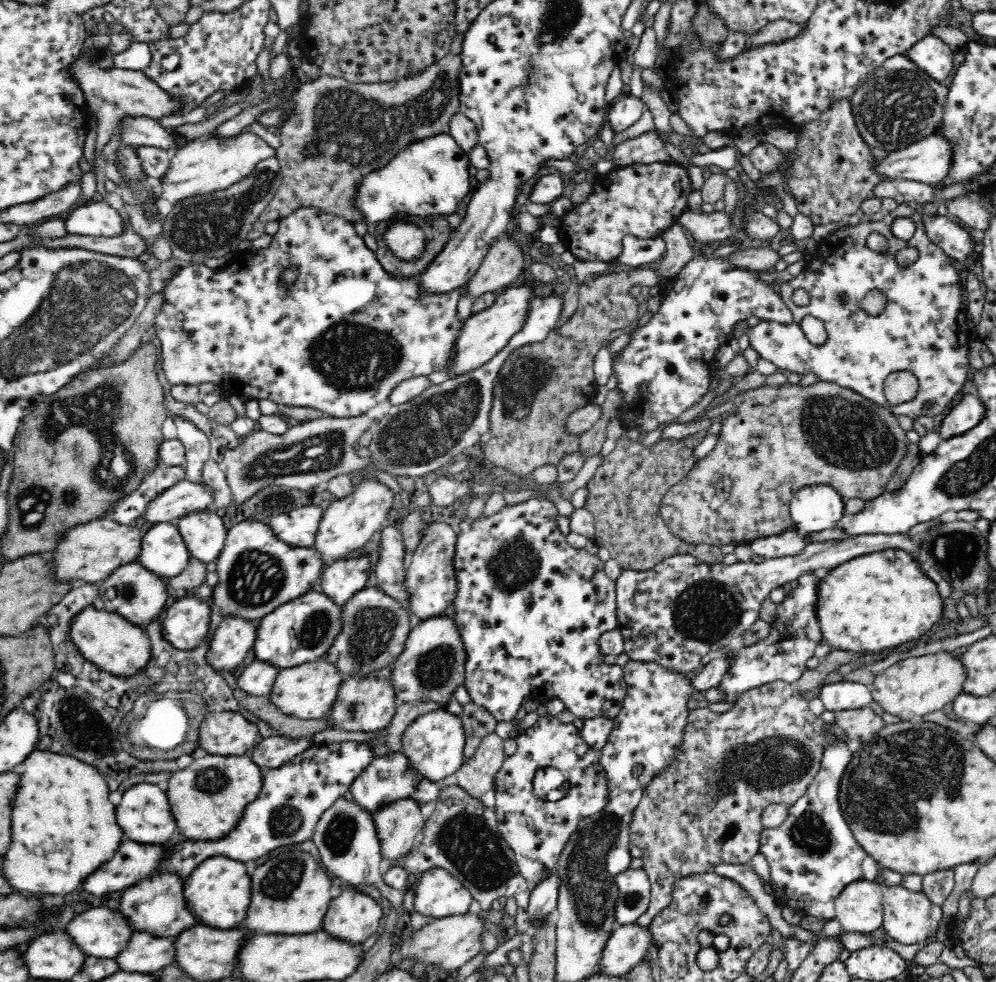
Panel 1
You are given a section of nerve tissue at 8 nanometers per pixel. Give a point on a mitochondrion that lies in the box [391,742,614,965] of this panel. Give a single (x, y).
(466, 840)

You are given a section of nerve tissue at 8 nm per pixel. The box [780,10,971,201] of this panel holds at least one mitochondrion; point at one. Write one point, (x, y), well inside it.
(899, 103)

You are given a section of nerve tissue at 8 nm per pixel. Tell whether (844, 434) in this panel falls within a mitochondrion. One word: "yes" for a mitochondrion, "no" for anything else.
yes

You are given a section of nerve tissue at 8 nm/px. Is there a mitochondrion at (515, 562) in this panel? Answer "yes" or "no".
yes

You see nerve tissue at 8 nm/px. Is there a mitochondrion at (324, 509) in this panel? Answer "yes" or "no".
no

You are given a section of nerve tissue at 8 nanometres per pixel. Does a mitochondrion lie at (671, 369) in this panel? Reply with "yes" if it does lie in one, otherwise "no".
no

